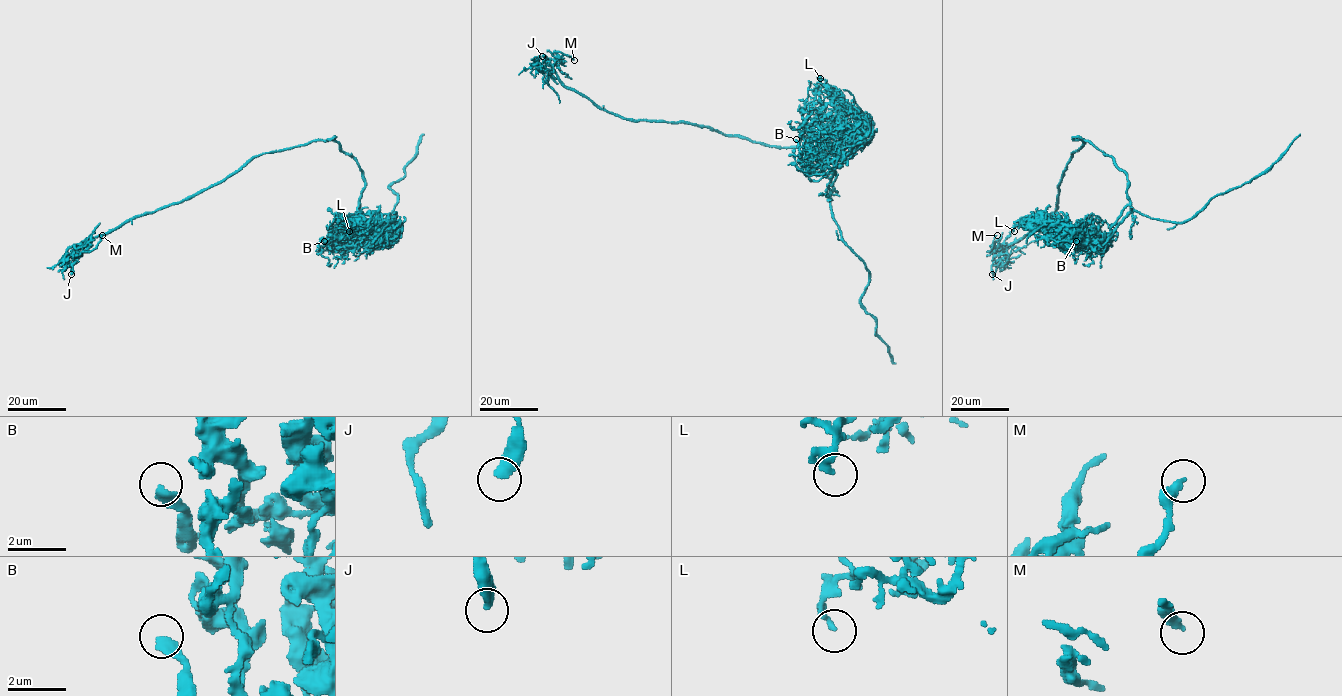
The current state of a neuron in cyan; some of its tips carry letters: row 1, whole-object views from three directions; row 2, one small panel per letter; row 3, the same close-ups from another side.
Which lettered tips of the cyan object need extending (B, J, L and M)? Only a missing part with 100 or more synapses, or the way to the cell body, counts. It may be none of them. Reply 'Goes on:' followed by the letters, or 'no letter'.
Goes on: no letter

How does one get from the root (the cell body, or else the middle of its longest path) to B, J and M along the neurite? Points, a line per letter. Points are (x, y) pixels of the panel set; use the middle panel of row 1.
B: (796, 146), (807, 139), (810, 160), (836, 191), (827, 192), (831, 174), (811, 172), (799, 159), (796, 139)
J: (796, 146), (769, 146), (681, 122), (616, 116), (568, 88), (552, 70), (545, 72), (542, 56)
M: (796, 146), (769, 146), (681, 122), (616, 116), (560, 80), (553, 53), (561, 51), (574, 60)

